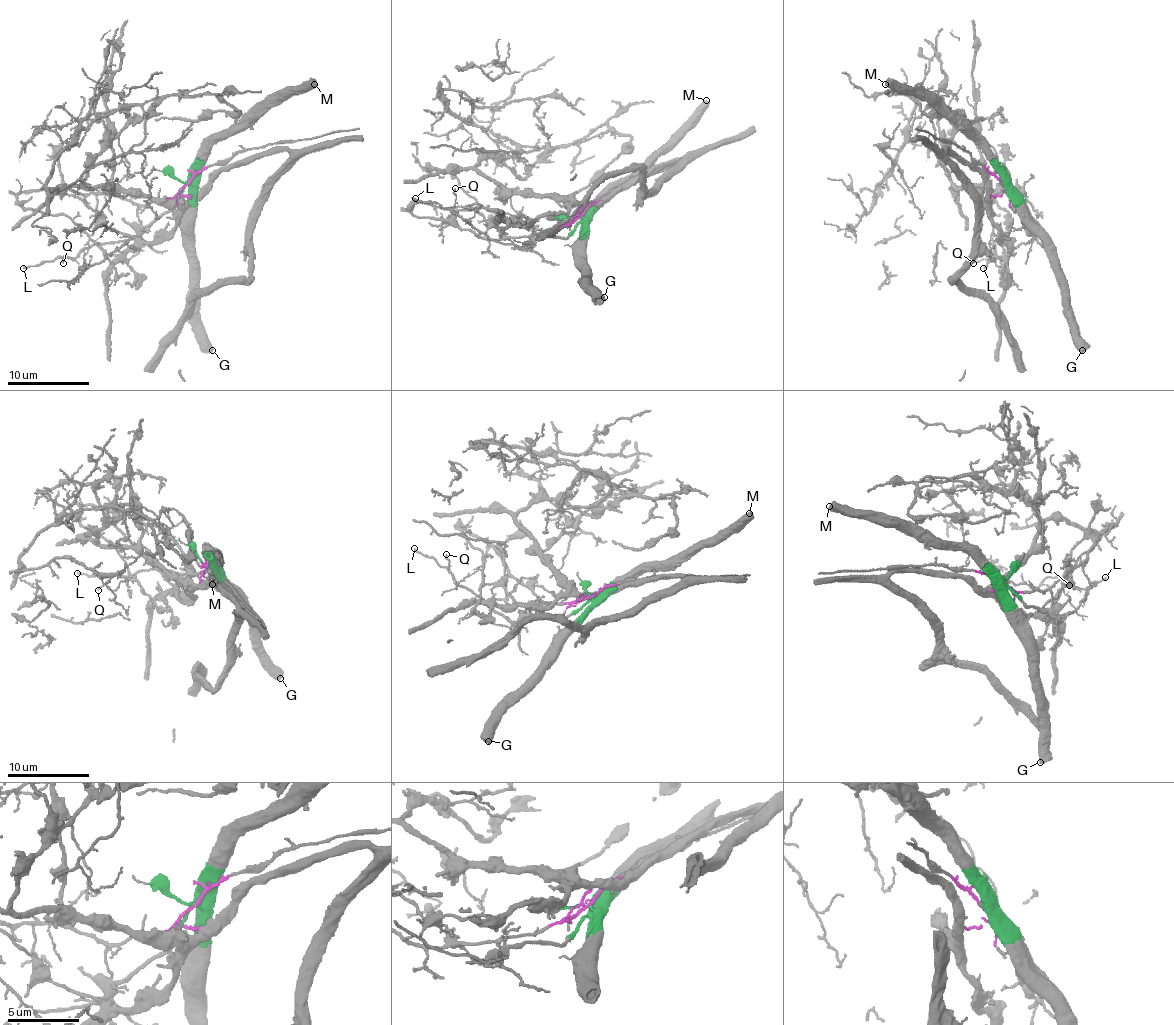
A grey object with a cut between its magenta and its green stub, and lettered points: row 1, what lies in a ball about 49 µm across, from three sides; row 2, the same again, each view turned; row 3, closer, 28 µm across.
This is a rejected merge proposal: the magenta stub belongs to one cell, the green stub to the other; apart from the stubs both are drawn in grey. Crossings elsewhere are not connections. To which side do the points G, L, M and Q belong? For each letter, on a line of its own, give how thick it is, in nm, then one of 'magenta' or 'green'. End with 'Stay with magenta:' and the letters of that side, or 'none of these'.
G: calibre 650 nm; green
L: calibre 160 nm; green
M: calibre 500 nm; green
Q: calibre 120 nm; green
Stay with magenta: none of these

